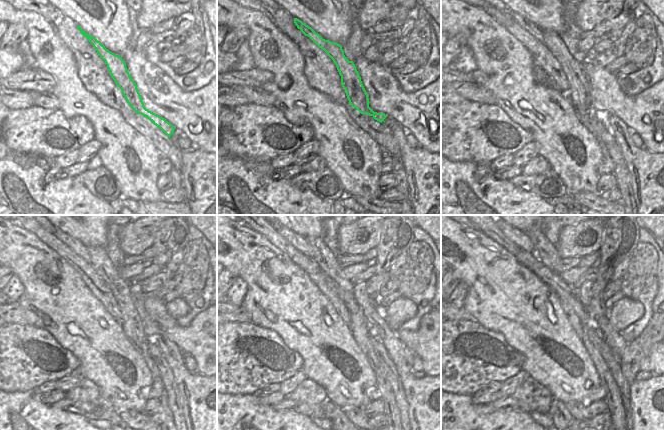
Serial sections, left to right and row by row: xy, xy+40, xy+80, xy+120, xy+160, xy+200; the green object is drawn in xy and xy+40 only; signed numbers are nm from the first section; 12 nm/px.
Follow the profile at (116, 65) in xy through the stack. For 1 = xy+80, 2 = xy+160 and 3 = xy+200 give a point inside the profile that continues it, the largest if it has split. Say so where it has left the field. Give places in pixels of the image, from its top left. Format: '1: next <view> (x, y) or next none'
1: next xy+80 (581, 100)
2: next xy+160 (313, 247)
3: next xy+200 (533, 241)

